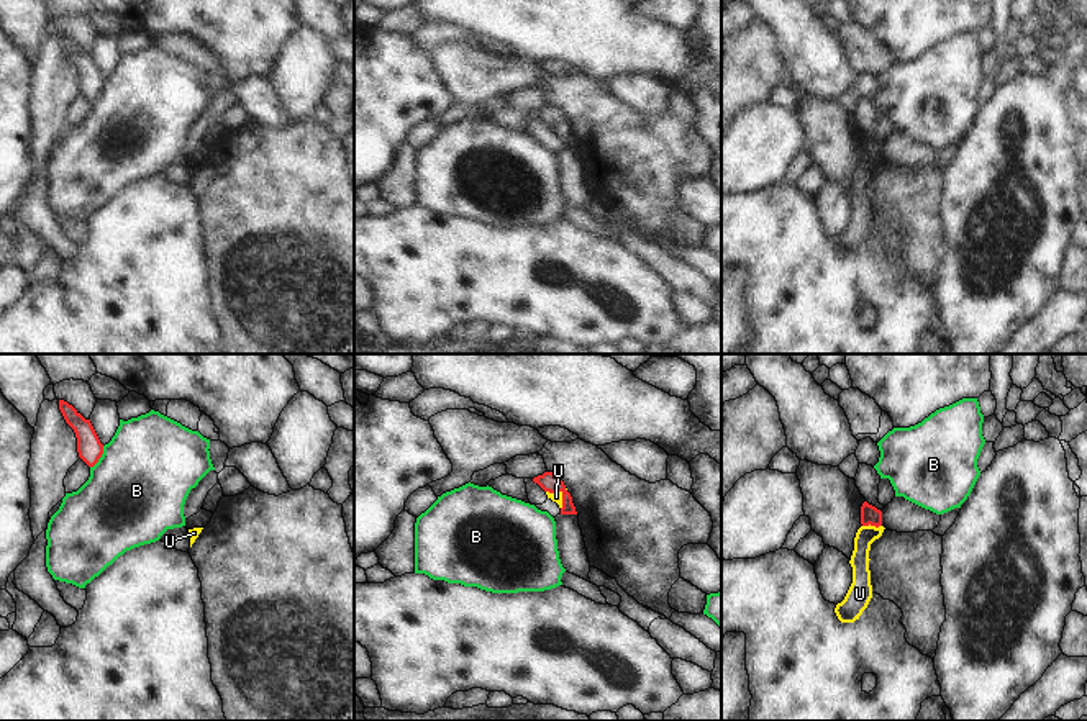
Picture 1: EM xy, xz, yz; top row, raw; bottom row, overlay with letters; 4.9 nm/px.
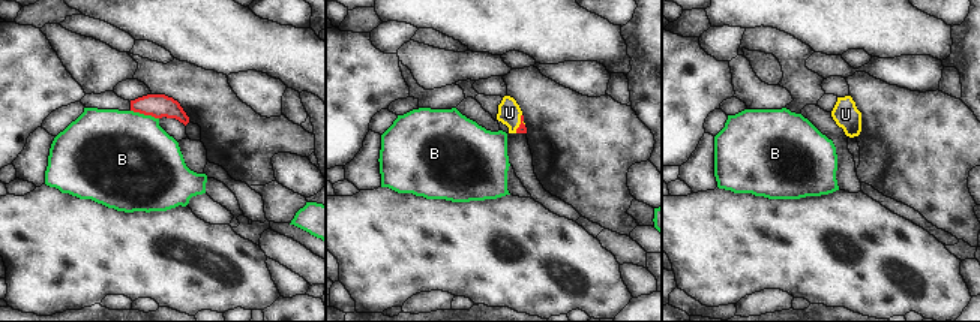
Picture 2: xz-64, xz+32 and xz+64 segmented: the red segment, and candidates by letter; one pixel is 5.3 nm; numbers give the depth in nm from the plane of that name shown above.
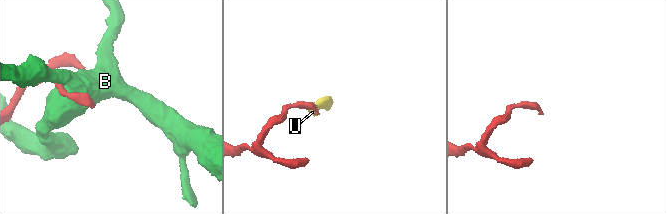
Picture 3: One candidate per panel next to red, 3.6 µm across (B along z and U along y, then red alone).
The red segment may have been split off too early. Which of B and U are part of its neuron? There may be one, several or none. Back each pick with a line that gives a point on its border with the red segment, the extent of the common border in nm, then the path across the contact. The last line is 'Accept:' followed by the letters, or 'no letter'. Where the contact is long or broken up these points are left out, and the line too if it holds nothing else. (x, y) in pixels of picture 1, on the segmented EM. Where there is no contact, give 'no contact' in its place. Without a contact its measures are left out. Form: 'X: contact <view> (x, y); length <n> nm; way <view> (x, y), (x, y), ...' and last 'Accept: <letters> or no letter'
U: contact yz (873, 525); length 100 nm; way yz (869, 515), (873, 525), (866, 535)
Accept: U

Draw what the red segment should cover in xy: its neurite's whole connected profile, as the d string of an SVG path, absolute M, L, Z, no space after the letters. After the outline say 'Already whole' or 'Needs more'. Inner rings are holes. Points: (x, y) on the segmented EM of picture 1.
M59 400L59 410L66 423L75 433L79 457L89 467L93 467L103 454L103 444L100 442L90 419L85 419L72 405L64 400Z. Already whole

